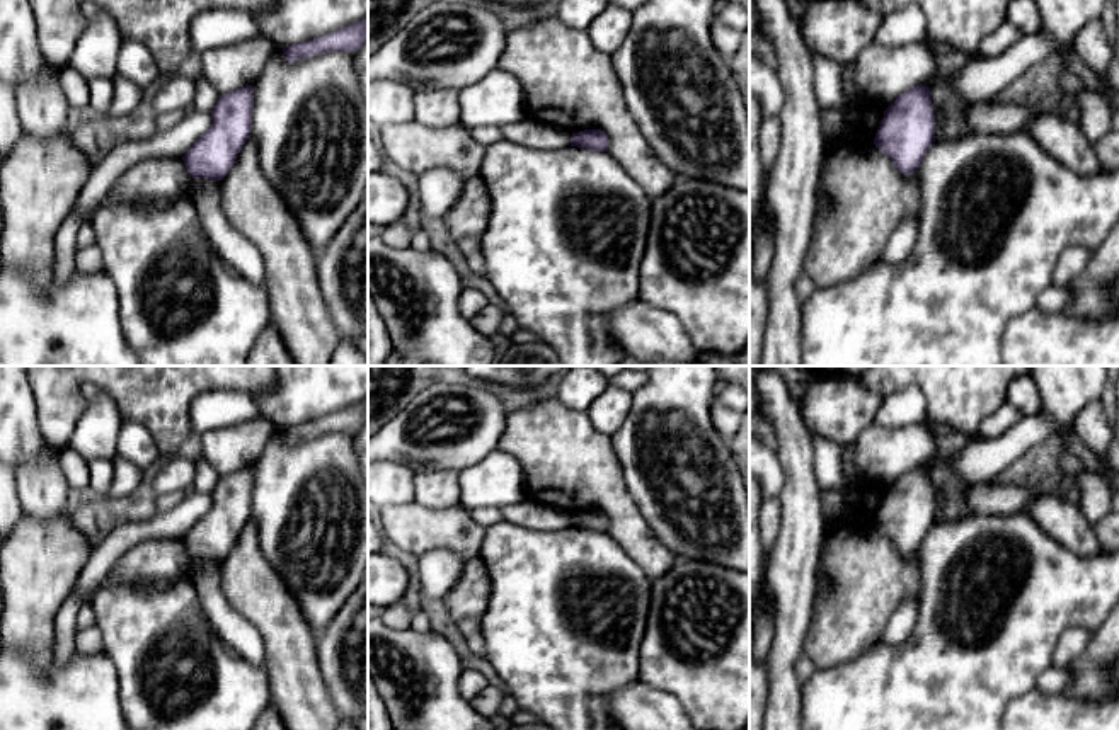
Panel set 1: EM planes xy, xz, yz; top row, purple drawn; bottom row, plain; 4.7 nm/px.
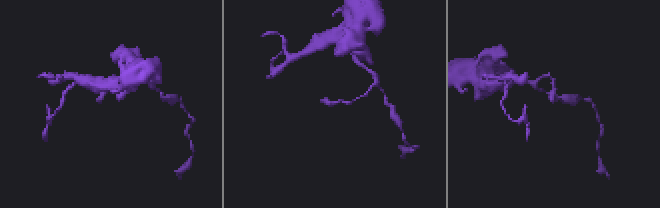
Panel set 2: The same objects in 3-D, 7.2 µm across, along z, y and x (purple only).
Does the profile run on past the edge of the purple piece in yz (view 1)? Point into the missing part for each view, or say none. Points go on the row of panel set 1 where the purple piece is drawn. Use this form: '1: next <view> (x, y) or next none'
1: next none

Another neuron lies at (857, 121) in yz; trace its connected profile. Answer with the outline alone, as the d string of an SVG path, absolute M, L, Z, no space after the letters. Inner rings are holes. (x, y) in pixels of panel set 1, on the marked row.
M853 63L843 65L843 90L846 102L840 109L821 109L821 129L824 150L841 145L874 143L884 117L877 107L855 83Z

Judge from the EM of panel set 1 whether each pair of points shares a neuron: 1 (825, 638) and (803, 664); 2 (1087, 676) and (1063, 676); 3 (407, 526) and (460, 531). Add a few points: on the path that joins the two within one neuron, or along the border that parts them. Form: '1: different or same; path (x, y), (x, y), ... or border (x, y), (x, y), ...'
1: different; border (804, 654), (816, 669)
2: different; border (1070, 666), (1072, 683), (1063, 693)
3: same; path (421, 530), (447, 530)

